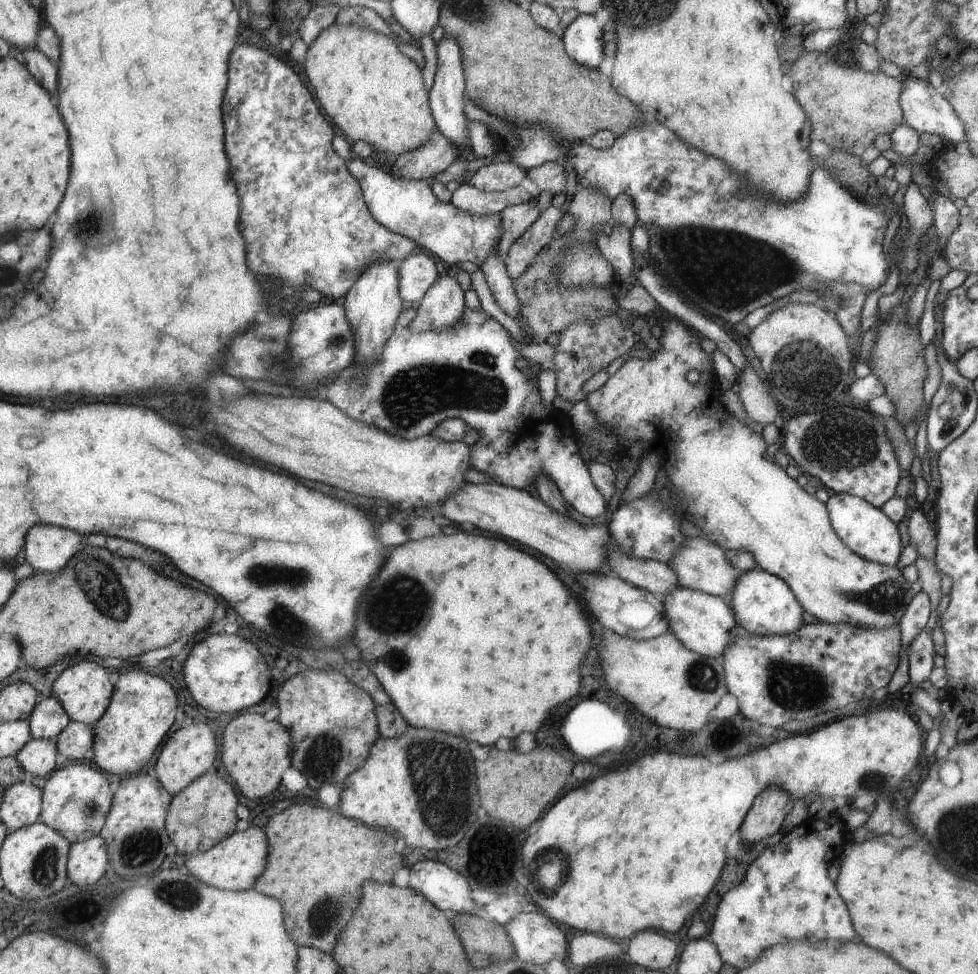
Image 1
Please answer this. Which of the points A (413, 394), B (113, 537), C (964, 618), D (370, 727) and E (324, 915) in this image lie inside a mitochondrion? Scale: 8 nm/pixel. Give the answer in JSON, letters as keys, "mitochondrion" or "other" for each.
{"A":"mitochondrion","B":"other","C":"other","D":"other","E":"mitochondrion"}

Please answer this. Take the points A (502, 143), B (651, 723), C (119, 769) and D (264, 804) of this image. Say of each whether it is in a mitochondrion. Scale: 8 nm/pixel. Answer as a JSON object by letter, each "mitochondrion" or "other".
{"A":"other","B":"other","C":"other","D":"other"}

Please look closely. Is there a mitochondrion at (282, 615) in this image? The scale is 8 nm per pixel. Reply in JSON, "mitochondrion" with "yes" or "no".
{"mitochondrion":"yes"}

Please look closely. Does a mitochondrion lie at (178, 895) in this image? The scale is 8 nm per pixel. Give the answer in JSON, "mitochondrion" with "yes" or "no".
{"mitochondrion":"yes"}

